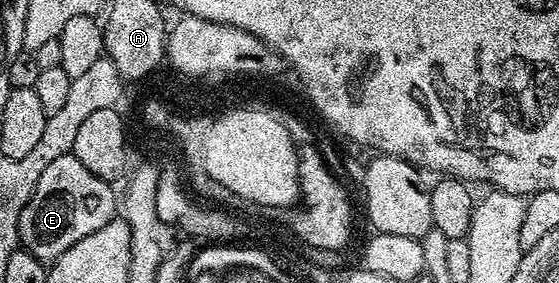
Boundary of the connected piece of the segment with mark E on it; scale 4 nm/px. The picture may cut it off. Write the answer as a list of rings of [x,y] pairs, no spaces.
[[[74,155],[61,156],[56,162],[44,166],[44,174],[34,187],[30,201],[24,206],[18,223],[18,238],[21,247],[31,252],[38,260],[53,262],[76,242],[96,234],[116,216],[116,196],[111,181],[96,178]]]

